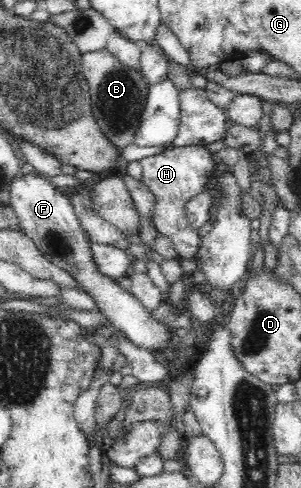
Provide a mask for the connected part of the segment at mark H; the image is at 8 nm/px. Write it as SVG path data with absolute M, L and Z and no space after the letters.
M190 145L185 147L174 146L172 149L165 148L161 153L143 158L140 161L143 169L143 185L151 193L154 193L157 204L153 209L153 221L157 231L161 235L167 235L179 257L189 259L196 255L197 249L201 247L201 237L197 229L191 226L190 219L187 218L187 203L191 202L193 197L199 196L201 191L208 191L212 188L212 181L215 179L215 173L218 172L220 164L211 151L205 146Z

